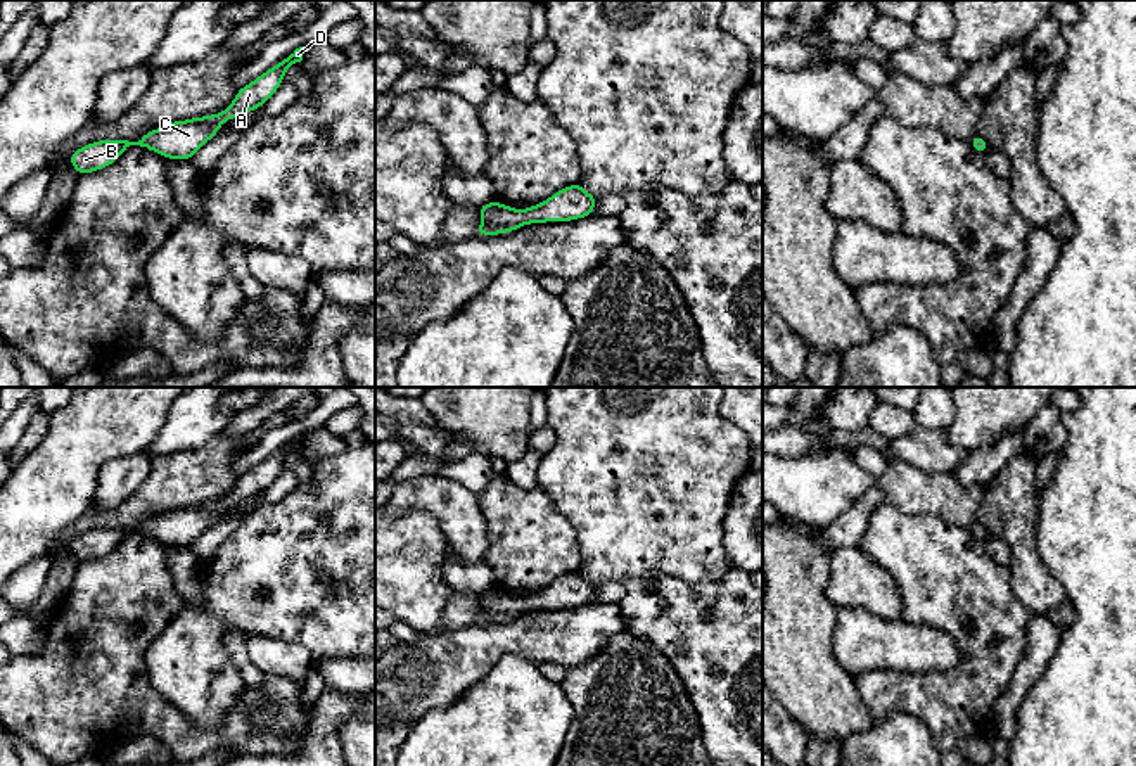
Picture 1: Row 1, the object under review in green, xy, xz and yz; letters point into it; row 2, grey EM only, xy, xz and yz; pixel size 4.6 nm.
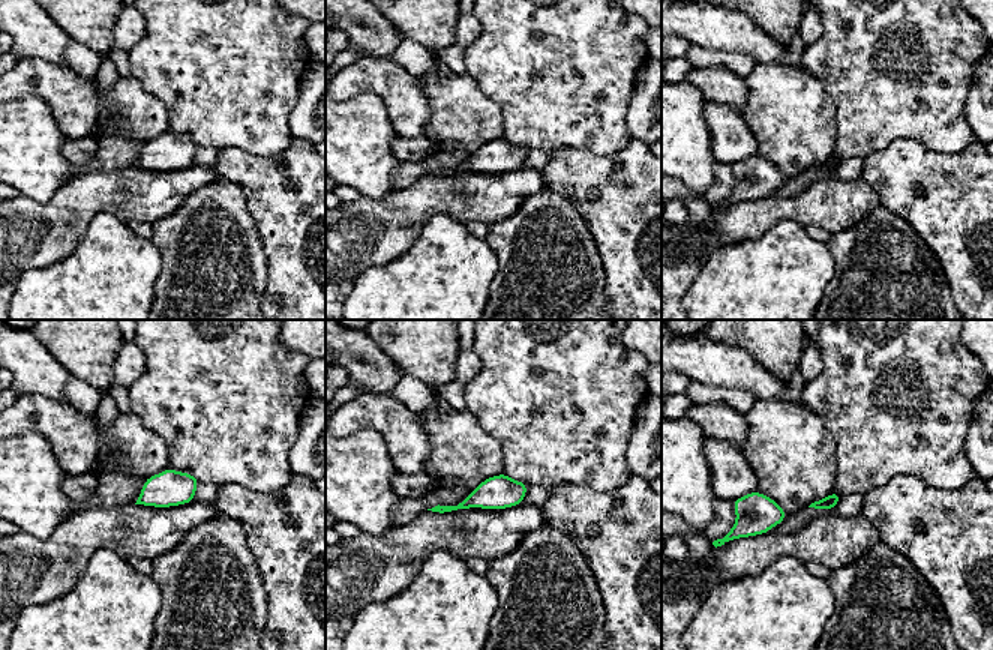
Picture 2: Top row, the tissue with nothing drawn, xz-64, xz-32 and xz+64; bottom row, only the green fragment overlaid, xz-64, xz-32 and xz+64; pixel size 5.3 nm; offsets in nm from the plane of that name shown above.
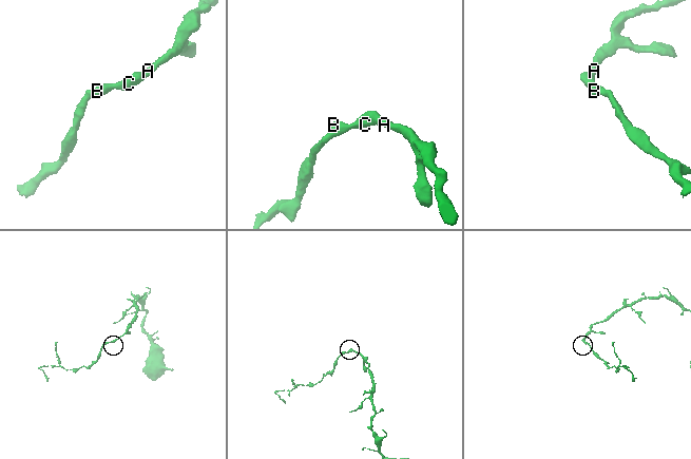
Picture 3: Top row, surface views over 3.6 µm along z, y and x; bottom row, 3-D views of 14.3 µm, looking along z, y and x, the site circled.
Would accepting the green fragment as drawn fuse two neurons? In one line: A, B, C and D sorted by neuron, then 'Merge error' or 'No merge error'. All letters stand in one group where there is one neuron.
Groups: A B C D. No merge error

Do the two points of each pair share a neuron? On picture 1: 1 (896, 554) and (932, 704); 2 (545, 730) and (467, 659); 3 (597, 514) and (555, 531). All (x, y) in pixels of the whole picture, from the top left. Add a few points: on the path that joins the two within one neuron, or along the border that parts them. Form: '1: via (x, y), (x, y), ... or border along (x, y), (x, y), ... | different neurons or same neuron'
1: via (934, 592), (974, 647), (970, 666) | same neuron
2: border along (523, 656), (504, 656), (455, 701) | different neurons
3: border along (547, 493), (554, 507), (574, 529), (580, 564) | different neurons

